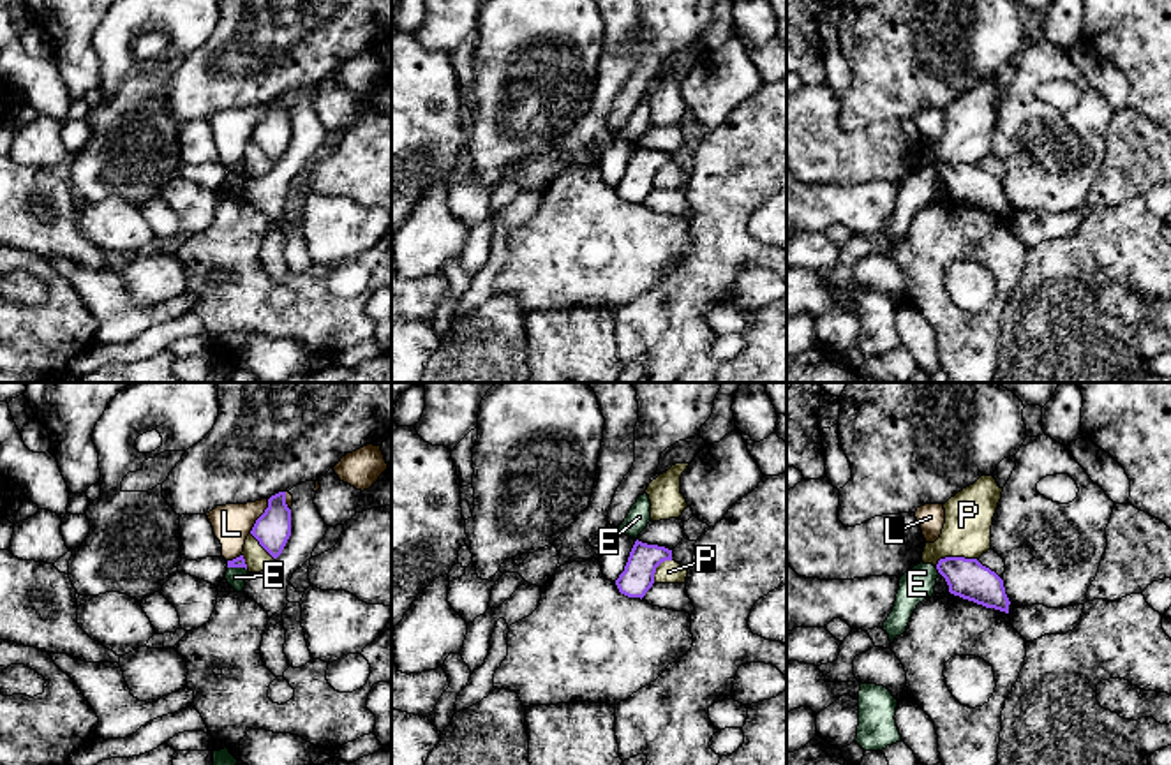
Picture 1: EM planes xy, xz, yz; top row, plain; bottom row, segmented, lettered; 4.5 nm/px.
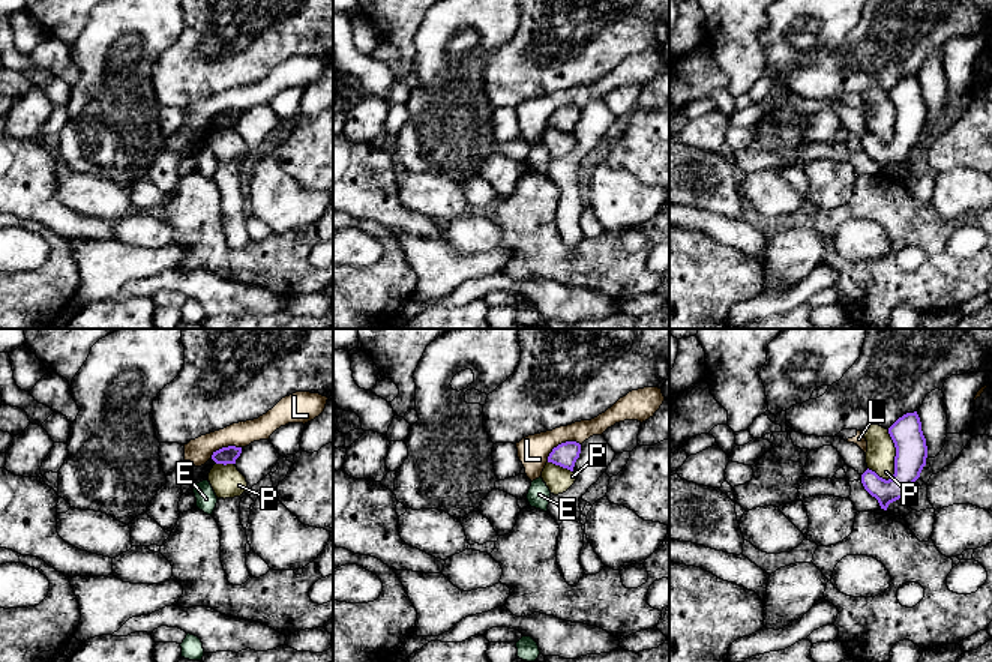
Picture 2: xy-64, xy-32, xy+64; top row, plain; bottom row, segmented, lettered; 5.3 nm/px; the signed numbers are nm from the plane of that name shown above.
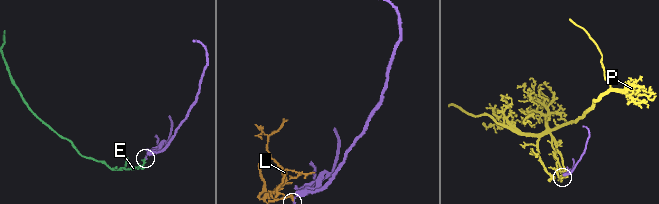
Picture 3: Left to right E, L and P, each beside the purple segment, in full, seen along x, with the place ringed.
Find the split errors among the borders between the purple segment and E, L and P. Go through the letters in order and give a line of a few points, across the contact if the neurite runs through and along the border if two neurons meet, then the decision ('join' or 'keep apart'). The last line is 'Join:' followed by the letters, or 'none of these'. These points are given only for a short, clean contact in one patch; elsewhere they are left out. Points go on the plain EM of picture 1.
E: line yz (935, 173), (940, 178); keep apart
L: line xy (268, 104), (268, 110), (249, 138); keep apart
P: keep apart
Join: none of these

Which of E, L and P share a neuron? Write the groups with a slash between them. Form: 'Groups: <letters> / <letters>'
Groups: E / L / P

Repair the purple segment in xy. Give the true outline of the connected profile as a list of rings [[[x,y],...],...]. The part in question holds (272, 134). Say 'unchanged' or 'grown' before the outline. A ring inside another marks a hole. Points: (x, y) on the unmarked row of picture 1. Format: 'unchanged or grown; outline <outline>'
unchanged; outline [[[286,97],[268,104],[268,113],[256,125],[250,139],[277,164],[291,141],[291,115],[286,109]]]

